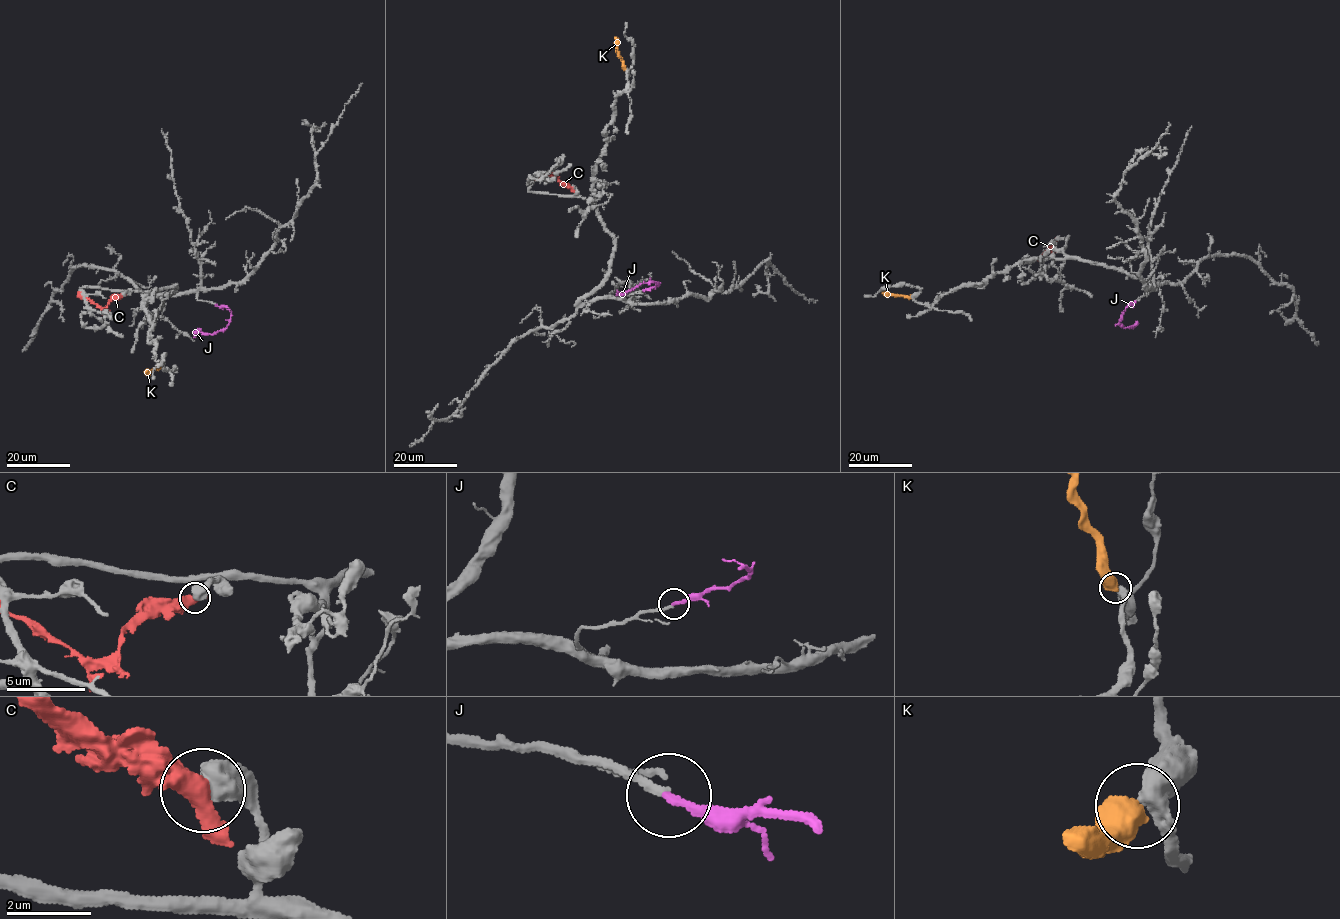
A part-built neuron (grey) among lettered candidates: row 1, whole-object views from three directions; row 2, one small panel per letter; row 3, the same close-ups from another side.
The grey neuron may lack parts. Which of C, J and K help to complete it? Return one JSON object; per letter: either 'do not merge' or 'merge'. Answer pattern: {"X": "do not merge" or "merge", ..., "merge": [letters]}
{"C": "do not merge", "J": "merge", "K": "do not merge", "merge": ["J"]}

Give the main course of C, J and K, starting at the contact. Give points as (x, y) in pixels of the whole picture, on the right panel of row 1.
C: (1054, 250), (1042, 255), (1057, 237)
J: (1135, 301), (1124, 310), (1118, 323), (1125, 327), (1135, 324), (1132, 327)
K: (912, 296), (882, 291)

